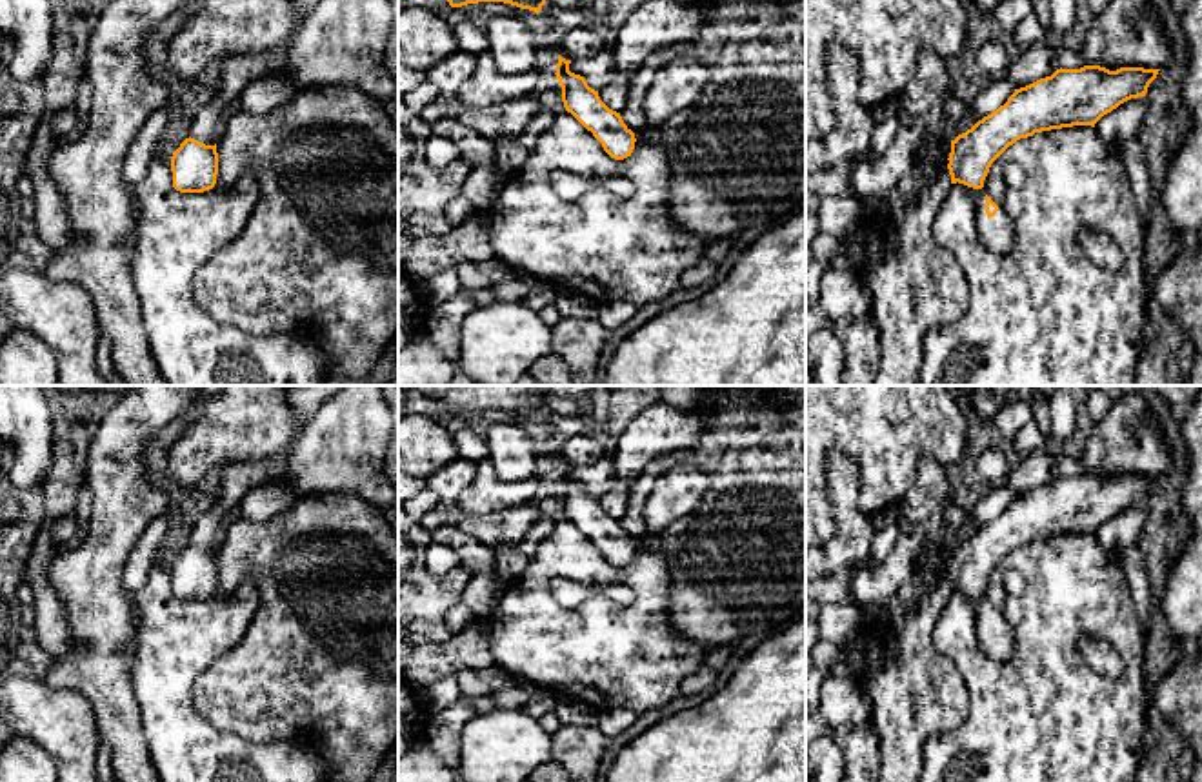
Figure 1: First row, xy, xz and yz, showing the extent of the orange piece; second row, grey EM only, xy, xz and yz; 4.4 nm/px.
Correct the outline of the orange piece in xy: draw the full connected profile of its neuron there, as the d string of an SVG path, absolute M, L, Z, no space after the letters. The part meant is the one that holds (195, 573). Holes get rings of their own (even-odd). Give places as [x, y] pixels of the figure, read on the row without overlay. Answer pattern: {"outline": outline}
{"outline": "M185 546L171 564L173 595L180 600L204 600L215 595L218 582L216 551Z"}

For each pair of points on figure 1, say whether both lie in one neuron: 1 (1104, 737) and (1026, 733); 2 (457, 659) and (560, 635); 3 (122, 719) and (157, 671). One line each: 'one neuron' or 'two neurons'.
1: one neuron
2: two neurons
3: two neurons

